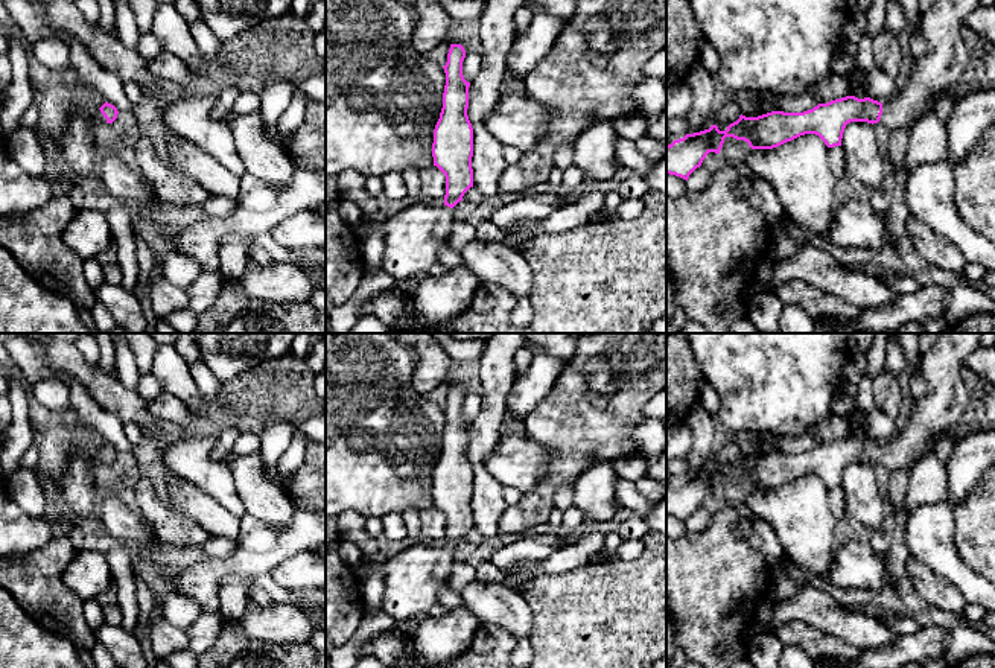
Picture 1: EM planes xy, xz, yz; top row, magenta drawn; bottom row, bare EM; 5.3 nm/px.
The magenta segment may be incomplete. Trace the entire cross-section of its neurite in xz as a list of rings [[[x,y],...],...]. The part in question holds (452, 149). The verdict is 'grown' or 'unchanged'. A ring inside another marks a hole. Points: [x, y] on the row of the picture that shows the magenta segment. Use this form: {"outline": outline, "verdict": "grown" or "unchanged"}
{"outline": [[[450,44],[443,67],[443,108],[434,129],[432,157],[446,177],[444,204],[415,202],[383,224],[380,268],[396,280],[428,272],[437,263],[438,248],[449,243],[453,207],[473,187],[473,128],[467,116],[470,82],[463,76],[464,58],[464,47]]], "verdict": "grown"}

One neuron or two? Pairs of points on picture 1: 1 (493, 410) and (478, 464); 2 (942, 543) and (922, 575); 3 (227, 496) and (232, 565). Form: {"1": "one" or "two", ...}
{"1": "one", "2": "two", "3": "two"}

